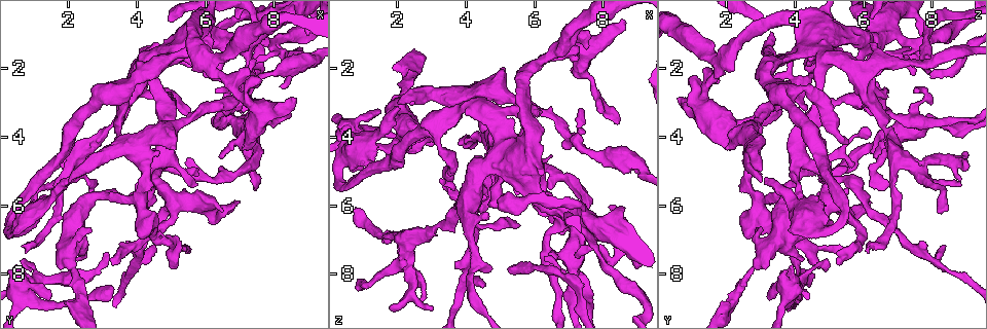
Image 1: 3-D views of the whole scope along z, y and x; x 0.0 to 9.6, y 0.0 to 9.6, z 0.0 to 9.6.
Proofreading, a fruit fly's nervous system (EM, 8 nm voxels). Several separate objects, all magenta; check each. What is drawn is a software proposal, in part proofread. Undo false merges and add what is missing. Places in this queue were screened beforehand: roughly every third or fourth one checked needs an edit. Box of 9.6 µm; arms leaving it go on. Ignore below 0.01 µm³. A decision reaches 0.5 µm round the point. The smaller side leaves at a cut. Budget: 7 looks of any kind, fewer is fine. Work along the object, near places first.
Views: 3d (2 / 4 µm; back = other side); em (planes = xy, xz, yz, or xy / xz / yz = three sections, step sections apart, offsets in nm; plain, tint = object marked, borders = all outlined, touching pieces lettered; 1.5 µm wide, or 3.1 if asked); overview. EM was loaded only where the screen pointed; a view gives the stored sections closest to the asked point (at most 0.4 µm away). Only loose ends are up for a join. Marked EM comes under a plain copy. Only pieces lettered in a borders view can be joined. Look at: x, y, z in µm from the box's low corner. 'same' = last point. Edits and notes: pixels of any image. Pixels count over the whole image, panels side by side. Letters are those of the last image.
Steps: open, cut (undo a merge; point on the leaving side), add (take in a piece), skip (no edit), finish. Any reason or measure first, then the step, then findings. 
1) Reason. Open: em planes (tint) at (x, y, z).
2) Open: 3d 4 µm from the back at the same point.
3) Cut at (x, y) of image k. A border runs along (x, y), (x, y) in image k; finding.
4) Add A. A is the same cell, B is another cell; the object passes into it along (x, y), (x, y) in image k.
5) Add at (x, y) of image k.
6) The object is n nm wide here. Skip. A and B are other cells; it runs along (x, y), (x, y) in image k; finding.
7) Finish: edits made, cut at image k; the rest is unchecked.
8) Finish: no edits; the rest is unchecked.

Branch stops here. Open: em planes (borders) at (1.85, 8.85, 1.90).

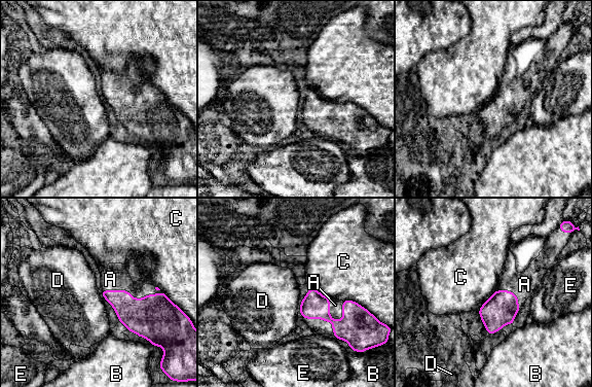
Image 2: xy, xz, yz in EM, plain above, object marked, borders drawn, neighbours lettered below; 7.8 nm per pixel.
Add A. A is the same cell, B, C, D and E are other cells; it goes on there.

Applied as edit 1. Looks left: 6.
Redraw. Open: overview.

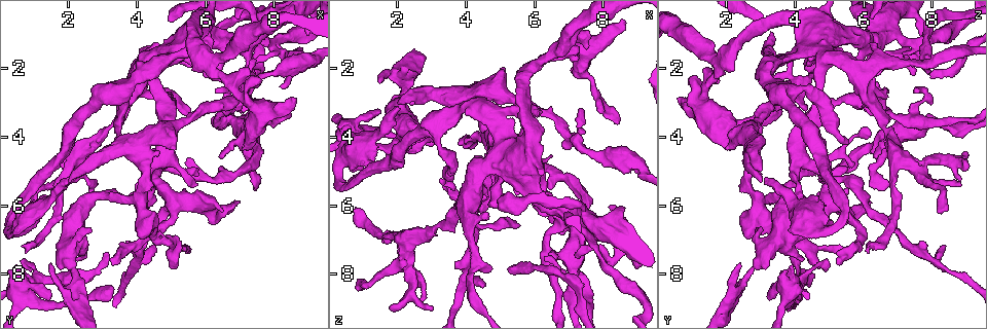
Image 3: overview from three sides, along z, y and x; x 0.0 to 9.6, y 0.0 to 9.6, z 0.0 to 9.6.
Long arm stops here. Open: em xy step 4 (borders) at (3.20, 7.50, 5.25).

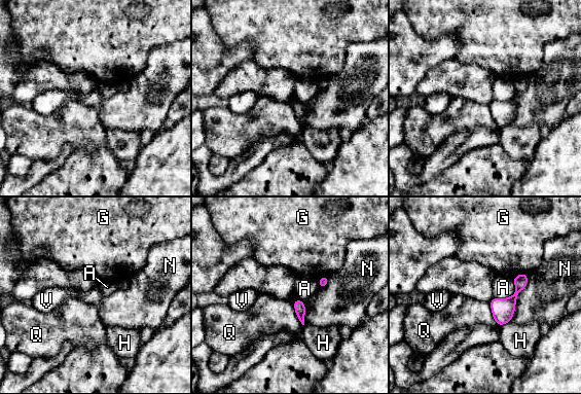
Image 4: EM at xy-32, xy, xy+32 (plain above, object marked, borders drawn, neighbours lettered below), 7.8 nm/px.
Skip. A, G, H, N, Q and V are other cells; a border runs along (297, 298), (292, 302) in image 4; none of them fits.

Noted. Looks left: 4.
Sudden change in width. Open: em planes (borders) at (1.20, 6.05, 4.25).

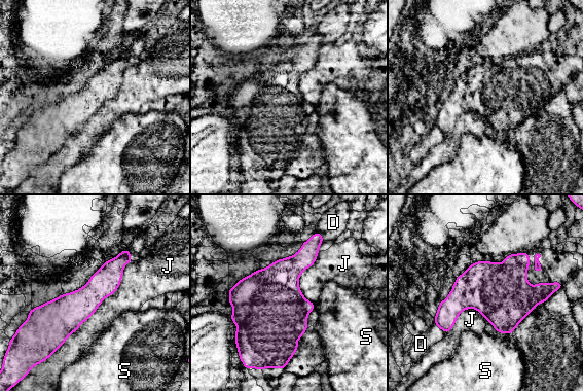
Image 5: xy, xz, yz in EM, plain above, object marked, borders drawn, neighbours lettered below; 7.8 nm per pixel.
Skip. D, J and S are other cells; a border runs along (131, 260), (119, 286), (57, 349) in image 5; one cell here.

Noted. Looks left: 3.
Finish: edits made, add at image 2; the rest is unchecked.

